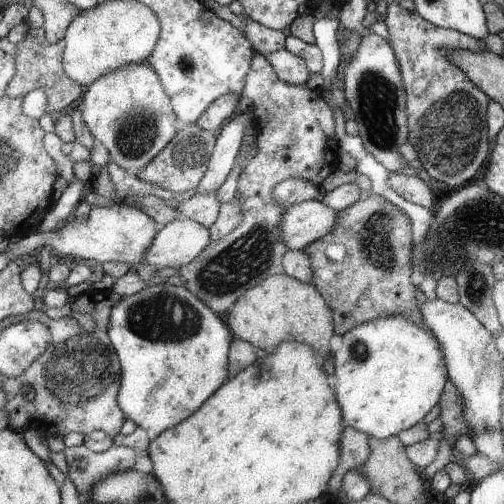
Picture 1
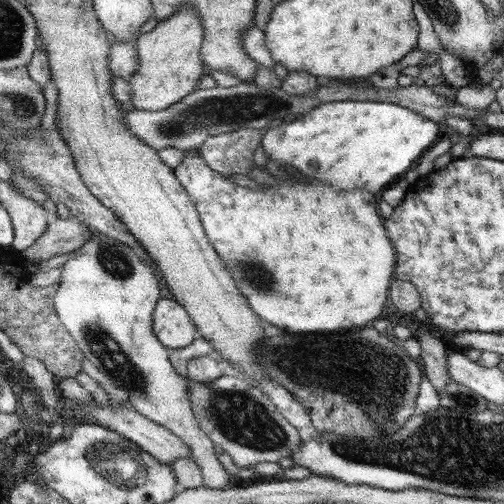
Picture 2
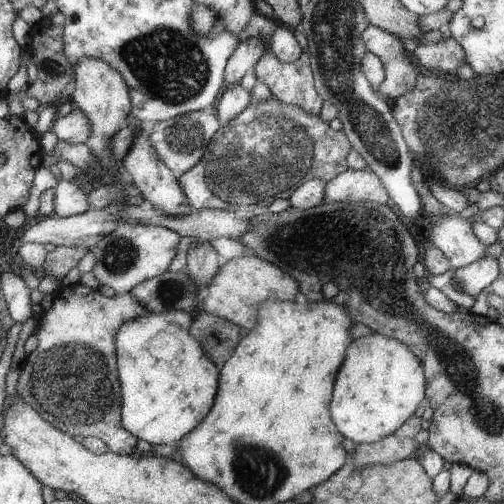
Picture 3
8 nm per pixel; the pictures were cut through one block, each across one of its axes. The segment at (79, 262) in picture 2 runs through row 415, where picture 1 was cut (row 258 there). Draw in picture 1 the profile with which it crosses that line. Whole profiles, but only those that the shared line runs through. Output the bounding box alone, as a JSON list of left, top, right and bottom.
[143,218,211,268]

